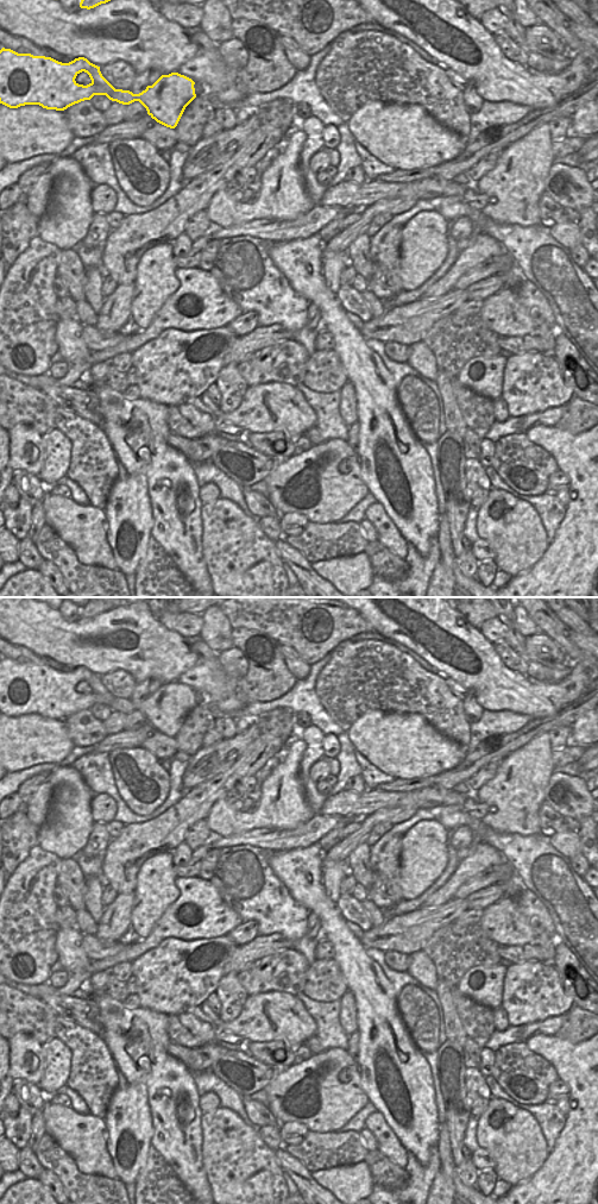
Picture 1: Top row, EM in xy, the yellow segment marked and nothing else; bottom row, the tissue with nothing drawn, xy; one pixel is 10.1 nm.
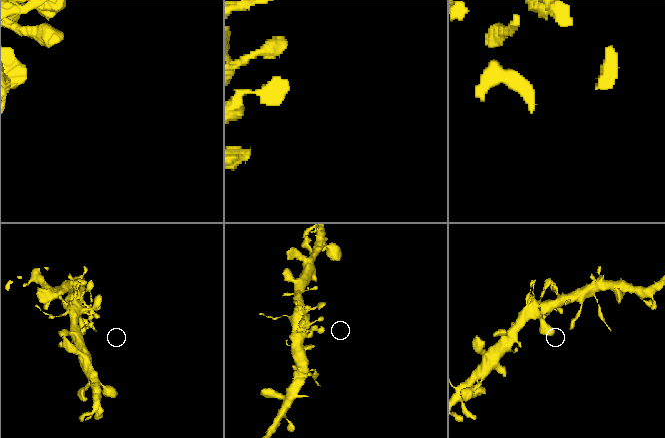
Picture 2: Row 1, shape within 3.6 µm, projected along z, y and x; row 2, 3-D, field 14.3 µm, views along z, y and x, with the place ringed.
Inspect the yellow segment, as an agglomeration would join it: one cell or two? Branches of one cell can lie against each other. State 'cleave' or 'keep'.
keep

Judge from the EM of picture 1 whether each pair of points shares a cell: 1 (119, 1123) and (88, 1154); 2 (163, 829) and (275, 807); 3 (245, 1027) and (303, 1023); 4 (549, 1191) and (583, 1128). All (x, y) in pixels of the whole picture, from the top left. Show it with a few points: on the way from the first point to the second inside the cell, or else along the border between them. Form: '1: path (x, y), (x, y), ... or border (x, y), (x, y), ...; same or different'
1: border (102, 1118), (106, 1126), (106, 1149), (113, 1162); different
2: border (222, 797), (213, 804), (206, 820); different
3: path (259, 1027), (276, 1032), (289, 1023); same
4: path (565, 1176), (581, 1154), (583, 1143); same

